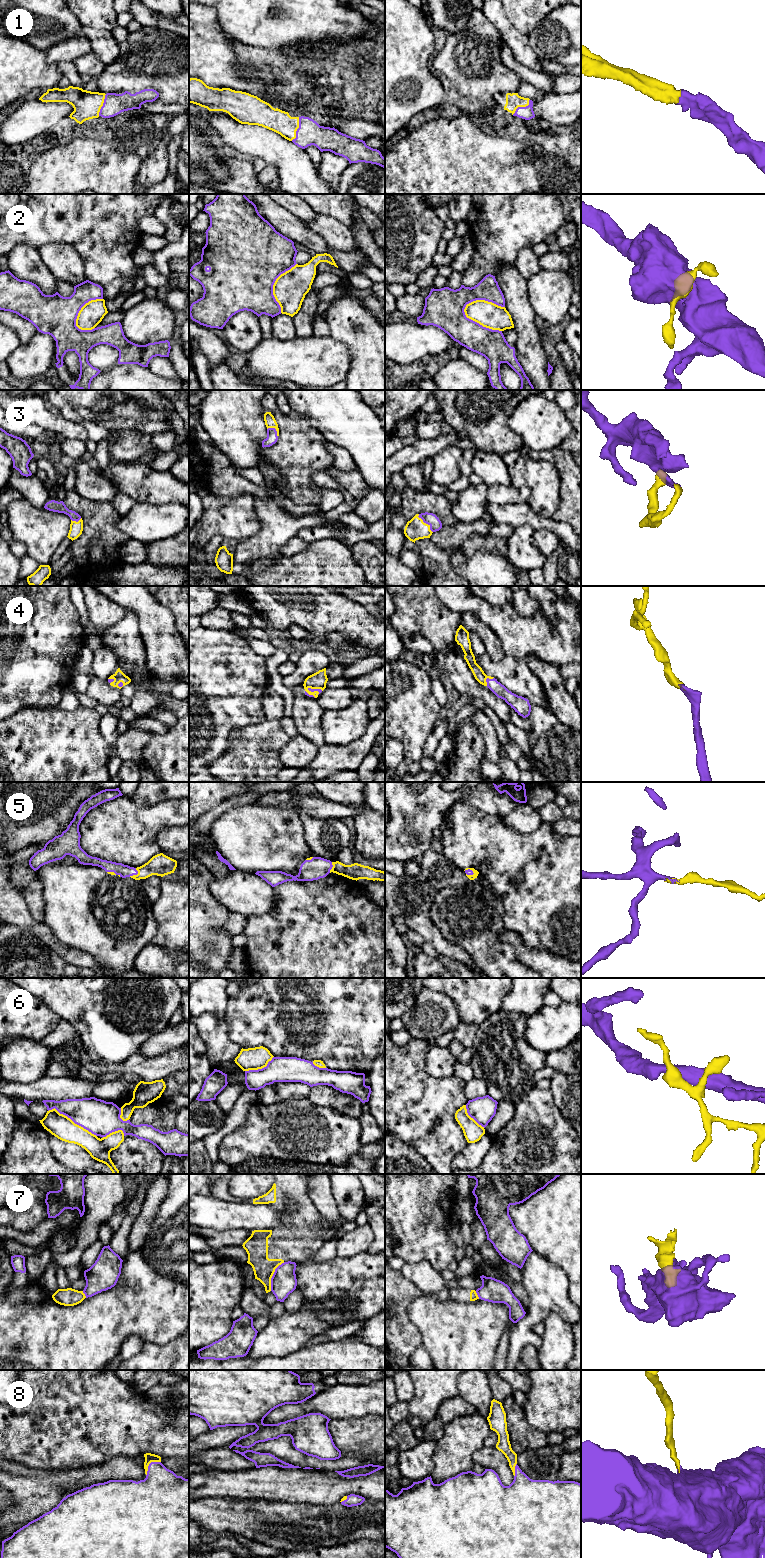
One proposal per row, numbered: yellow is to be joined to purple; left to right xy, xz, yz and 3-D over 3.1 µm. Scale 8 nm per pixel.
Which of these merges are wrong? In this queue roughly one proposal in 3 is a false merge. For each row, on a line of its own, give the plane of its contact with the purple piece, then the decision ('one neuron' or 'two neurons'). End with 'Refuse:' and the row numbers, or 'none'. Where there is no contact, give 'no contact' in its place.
1: meets purple in xz; one neuron
2: meets purple in yz; two neurons
3: meets purple in yz; one neuron
4: meets purple in yz; one neuron
5: meets purple in xy; one neuron
6: meets purple in xy; two neurons
7: meets purple in xz; two neurons
8: meets purple in xy; one neuron
Refuse: 2, 6, 7

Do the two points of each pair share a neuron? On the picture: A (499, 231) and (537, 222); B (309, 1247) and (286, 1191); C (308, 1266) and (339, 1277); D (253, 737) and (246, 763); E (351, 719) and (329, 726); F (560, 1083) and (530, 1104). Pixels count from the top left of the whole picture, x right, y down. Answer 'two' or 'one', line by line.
A: one
B: one
C: one
D: one
E: one
F: two

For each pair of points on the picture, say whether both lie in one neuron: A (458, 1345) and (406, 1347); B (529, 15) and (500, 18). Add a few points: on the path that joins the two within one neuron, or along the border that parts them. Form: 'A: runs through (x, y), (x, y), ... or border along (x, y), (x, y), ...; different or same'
A: border along (411, 1322), (418, 1330), (422, 1343); different
B: border along (504, 10), (509, 22), (516, 29), (524, 33); different

